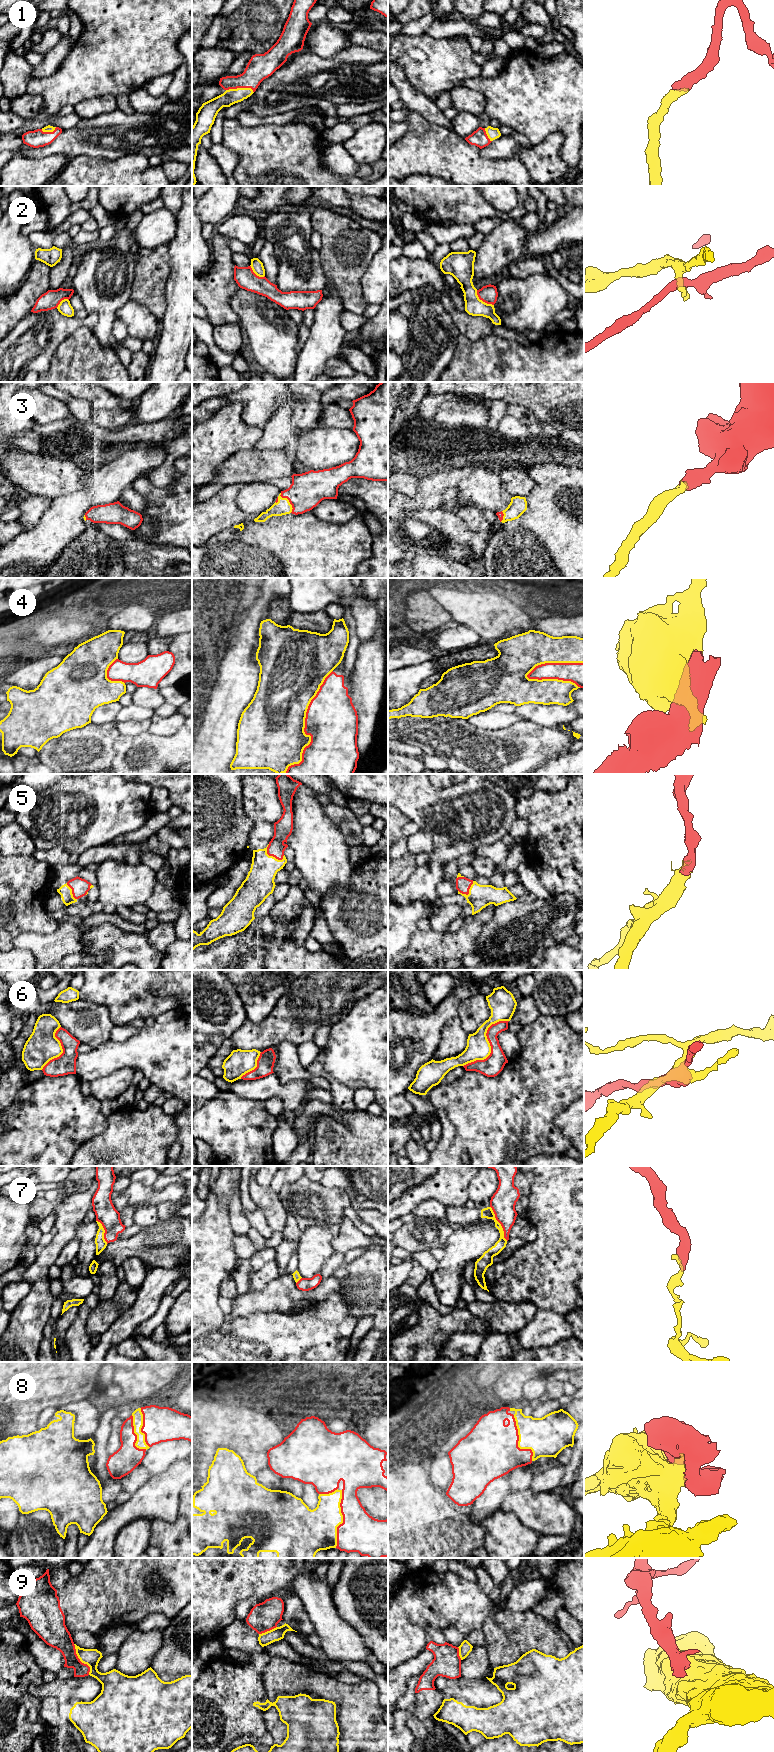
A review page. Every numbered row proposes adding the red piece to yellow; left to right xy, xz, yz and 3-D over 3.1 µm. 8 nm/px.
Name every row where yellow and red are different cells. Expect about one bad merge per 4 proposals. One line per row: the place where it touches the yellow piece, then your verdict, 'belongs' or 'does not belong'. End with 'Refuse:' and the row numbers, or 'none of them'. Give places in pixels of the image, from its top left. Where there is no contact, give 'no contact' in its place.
1: xz (240, 88) | belongs
2: yz (481, 300) | does not belong
3: xz (288, 501) | belongs
4: xz (304, 726) | does not belong
5: xz (270, 856) | belongs
6: yz (489, 1044) | does not belong
7: yz (499, 1223) | does not belong
8: xz (342, 1519) | belongs
9: xy (80, 1660) | does not belong
Refuse: 2, 4, 6, 7, 9

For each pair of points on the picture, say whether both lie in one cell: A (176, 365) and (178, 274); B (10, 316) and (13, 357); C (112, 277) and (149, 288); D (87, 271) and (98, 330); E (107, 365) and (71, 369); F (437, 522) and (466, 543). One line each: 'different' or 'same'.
A: same
B: different
C: different
D: same
E: same
F: same

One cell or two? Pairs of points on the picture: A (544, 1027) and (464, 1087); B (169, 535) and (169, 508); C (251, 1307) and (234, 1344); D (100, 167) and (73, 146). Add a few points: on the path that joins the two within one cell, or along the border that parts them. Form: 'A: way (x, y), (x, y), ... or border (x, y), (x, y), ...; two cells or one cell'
A: way (539, 1052), (502, 1087), (489, 1087); one cell
B: way (169, 528), (169, 515); one cell
C: border (270, 1312), (254, 1312), (246, 1316), (235, 1317); two cells
D: border (107, 158), (78, 155), (69, 160); two cells

